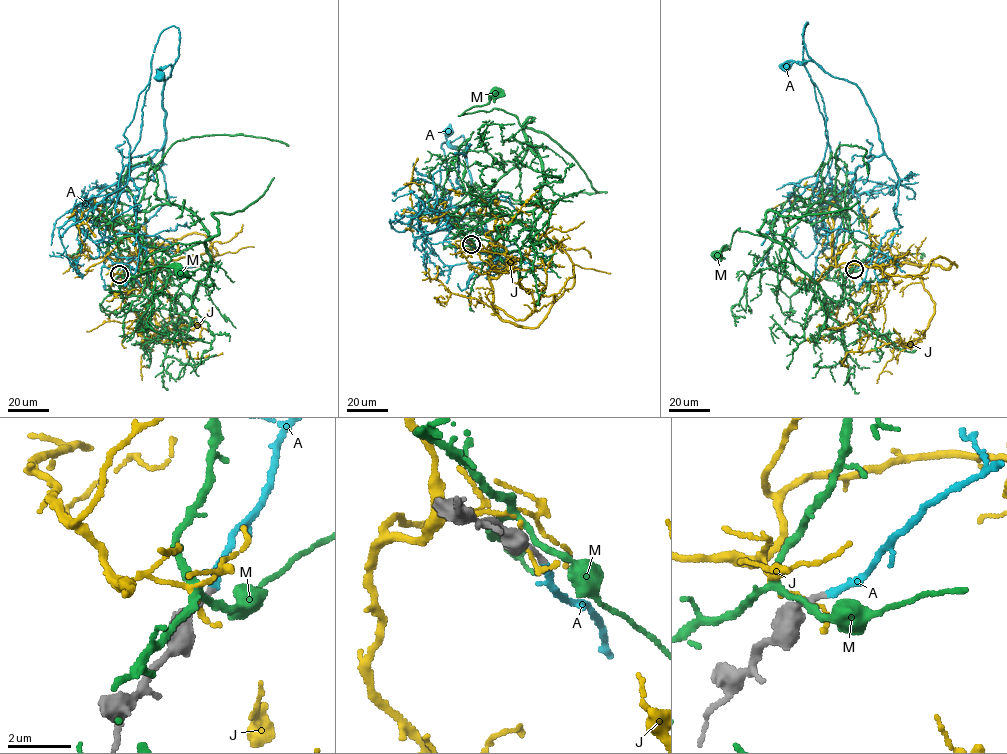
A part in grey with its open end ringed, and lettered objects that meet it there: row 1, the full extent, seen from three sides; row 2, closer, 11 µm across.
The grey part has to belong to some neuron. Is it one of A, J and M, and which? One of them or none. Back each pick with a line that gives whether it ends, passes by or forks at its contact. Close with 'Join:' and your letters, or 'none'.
A: it ends there
Join: A

